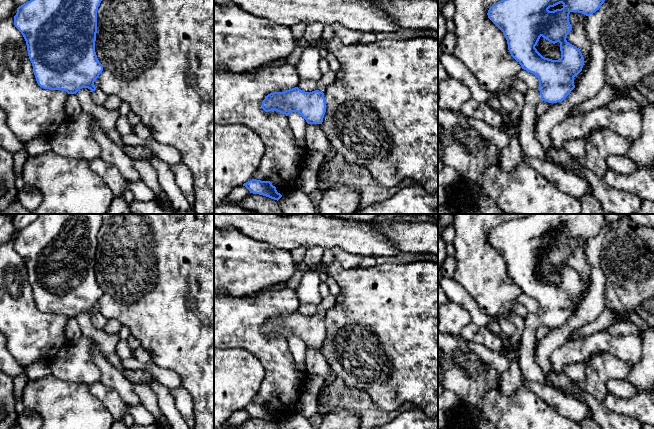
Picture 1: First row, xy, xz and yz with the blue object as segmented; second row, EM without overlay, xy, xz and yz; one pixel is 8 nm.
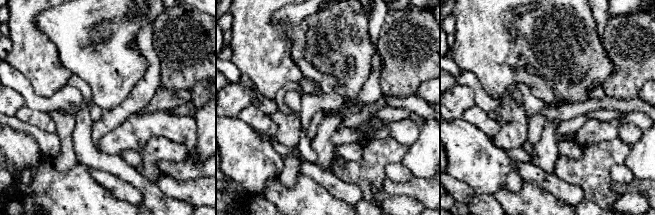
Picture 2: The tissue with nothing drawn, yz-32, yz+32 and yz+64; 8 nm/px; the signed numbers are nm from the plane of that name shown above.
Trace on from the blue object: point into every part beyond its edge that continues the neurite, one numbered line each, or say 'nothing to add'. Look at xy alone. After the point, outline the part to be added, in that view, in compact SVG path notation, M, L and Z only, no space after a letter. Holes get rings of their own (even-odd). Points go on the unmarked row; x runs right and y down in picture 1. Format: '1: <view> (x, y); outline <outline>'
1: xy (99, 321); outline M97 311L96 314L92 316L91 320L93 325L101 330L103 330L104 326L108 321L103 315L100 314L99 311Z

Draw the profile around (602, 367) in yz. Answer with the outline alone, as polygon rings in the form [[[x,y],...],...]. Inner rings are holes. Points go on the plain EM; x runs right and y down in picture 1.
[[[610,353],[595,354],[585,366],[585,379],[573,381],[573,383],[579,391],[603,403],[608,394],[607,381],[610,379],[626,379],[631,366],[632,364],[629,362],[621,360]]]

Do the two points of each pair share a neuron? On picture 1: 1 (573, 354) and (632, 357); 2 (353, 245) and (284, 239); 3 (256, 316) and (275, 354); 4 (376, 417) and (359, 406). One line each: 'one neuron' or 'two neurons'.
1: one neuron
2: one neuron
3: one neuron
4: one neuron

